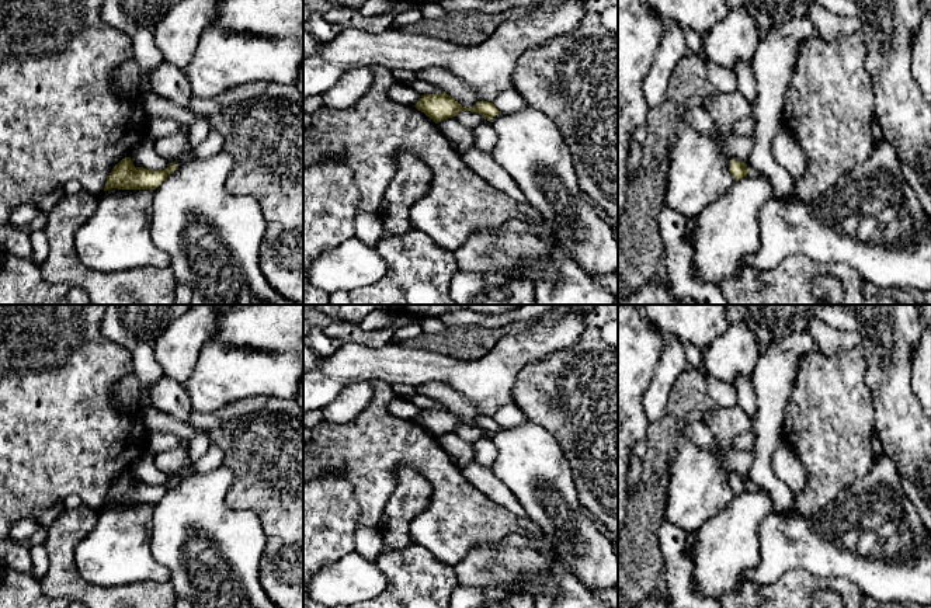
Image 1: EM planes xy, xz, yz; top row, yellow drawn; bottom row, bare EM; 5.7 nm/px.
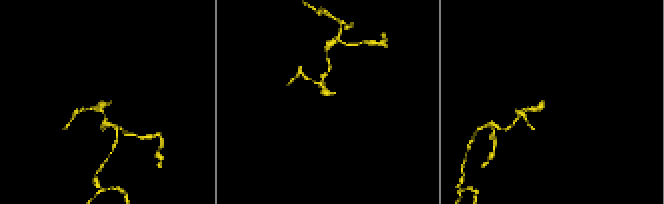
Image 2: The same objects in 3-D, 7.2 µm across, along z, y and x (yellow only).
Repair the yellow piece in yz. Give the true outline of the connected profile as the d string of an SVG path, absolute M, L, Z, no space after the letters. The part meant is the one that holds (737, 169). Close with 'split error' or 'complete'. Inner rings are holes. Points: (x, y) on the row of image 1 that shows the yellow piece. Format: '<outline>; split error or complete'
M736 159L729 160L729 171L734 180L740 180L748 174L747 166Z; complete

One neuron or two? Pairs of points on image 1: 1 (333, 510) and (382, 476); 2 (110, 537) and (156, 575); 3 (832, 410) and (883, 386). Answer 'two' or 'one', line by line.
1: two
2: one
3: two

